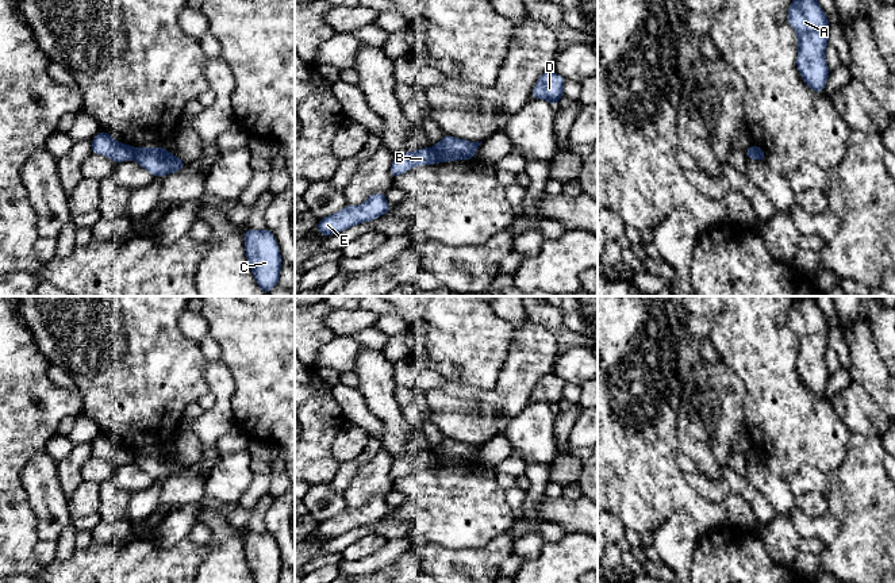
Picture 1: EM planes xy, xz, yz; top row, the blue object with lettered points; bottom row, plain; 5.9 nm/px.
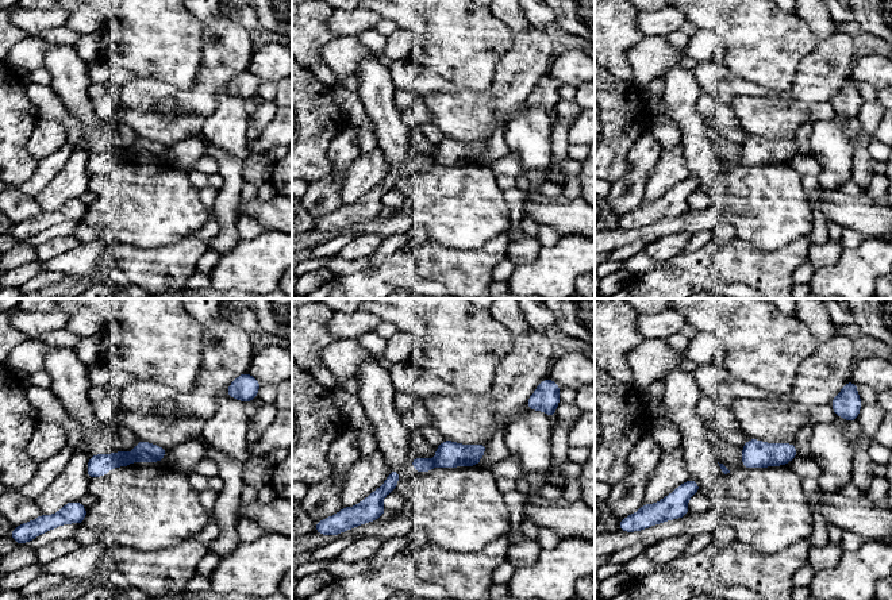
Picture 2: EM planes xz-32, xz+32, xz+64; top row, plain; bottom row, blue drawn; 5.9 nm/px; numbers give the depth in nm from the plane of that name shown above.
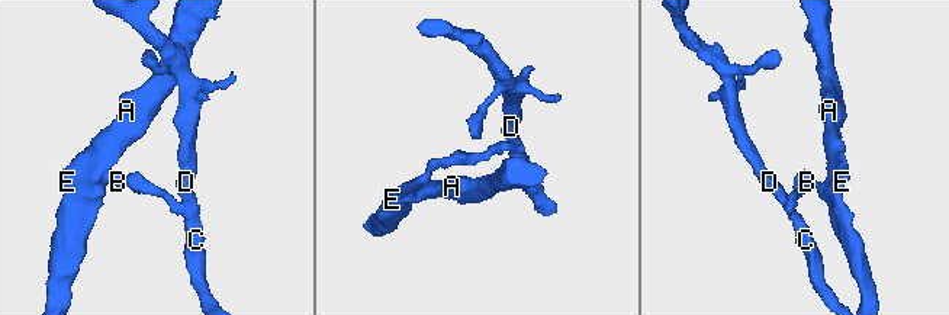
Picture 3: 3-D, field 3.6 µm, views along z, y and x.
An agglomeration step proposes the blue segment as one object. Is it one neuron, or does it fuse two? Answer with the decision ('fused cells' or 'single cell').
fused cells

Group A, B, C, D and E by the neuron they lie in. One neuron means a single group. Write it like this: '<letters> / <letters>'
A B E / C D

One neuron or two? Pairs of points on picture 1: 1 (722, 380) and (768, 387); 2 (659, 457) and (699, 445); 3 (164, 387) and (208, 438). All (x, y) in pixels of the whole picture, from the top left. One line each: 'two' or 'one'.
1: two
2: two
3: two

